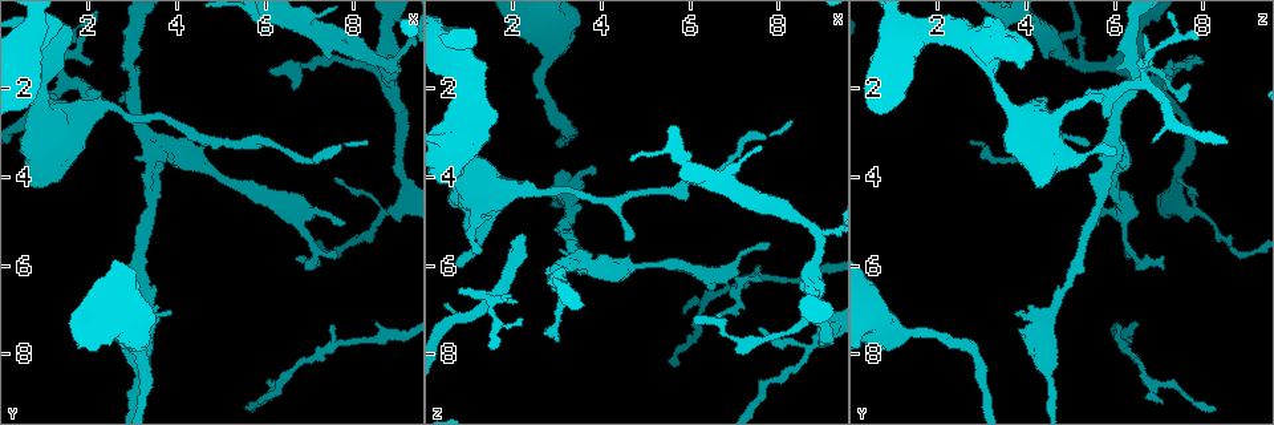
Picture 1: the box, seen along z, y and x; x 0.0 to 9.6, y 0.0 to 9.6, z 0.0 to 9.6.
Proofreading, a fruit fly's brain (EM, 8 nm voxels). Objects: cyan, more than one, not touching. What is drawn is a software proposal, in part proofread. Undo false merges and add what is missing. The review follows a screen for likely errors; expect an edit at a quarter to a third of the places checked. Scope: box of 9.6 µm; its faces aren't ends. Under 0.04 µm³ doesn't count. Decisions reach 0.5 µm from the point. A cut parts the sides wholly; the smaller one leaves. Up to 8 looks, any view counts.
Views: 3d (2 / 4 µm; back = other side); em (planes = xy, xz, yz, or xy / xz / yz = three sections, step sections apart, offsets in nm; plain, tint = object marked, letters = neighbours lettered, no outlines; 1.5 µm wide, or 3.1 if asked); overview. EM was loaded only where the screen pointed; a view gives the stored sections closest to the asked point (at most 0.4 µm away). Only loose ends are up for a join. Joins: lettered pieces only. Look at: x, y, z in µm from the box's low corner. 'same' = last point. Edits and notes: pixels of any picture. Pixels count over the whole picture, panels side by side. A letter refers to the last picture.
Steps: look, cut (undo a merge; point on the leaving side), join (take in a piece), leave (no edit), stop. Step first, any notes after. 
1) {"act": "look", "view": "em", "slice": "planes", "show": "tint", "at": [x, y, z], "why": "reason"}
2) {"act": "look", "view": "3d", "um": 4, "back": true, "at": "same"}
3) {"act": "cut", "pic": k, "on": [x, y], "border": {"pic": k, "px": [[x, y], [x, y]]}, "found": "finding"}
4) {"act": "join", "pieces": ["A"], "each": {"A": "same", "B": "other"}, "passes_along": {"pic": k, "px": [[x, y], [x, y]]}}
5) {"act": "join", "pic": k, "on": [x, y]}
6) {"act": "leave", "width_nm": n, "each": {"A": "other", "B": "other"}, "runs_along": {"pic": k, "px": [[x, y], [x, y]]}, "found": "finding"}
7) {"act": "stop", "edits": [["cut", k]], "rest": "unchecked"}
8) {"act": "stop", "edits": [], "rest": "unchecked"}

{"act": "look", "view": "3d", "um": 2, "at": [3.85, 7.05, 3.75], "why": "an open end"}

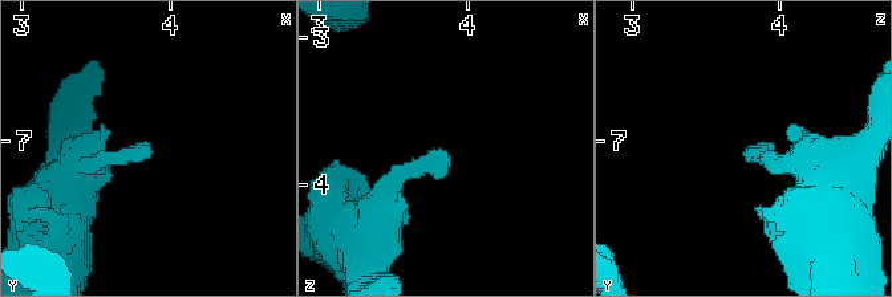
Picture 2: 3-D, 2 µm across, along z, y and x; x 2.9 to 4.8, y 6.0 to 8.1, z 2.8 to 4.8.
{"act": "look", "view": "em", "slice": "planes", "show": "letters", "at": [3.86, 7.10, 3.76]}

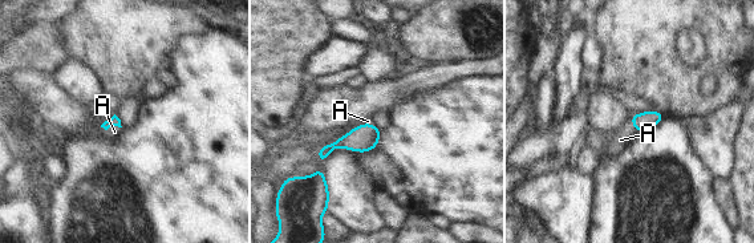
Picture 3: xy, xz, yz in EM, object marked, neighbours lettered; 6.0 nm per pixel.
{"act": "join", "pieces": ["A"], "each": {"A": "same"}, "passes_along": {"pic": 3, "px": [[114, 121], [110, 126], [114, 132]]}, "found": "the cell continues"}

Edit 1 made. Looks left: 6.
{"act": "look", "view": "3d", "um": 4, "at": [7.55, 7.30, 6.05], "why": "tapers out"}

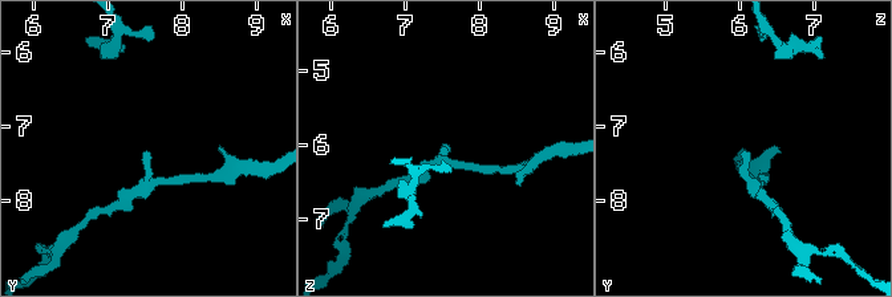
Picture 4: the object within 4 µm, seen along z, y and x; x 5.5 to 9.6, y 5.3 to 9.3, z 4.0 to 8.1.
{"act": "look", "view": "em", "slice": "xy", "step": 8, "show": "letters", "at": [7.50, 7.35, 6.10]}

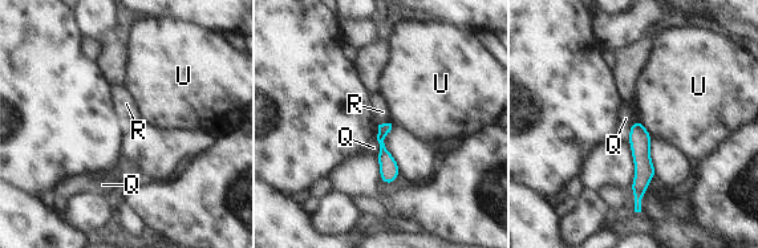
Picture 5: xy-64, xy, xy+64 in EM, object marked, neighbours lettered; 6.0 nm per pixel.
{"act": "leave", "each": {"Q": "other", "R": "other", "U": "other"}, "border": {"pic": 5, "px": [[635, 121], [629, 127], [628, 143]]}, "found": "no lettered piece goes on from it"}

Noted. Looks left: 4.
{"act": "look", "view": "em", "slice": "planes", "show": "letters", "at": [5.90, 9.15, 7.15], "why": "tapers out"}

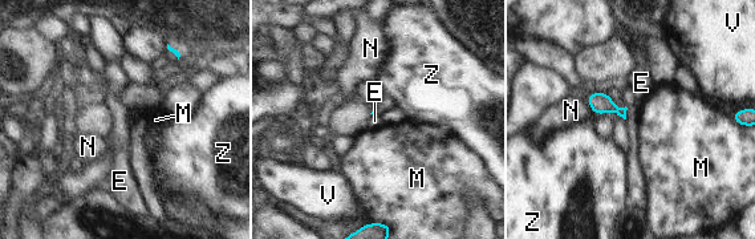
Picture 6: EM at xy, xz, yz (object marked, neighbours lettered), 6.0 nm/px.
{"act": "leave", "each": {"E": "other", "M": "other", "N": "other", "V": "other", "Z": "other"}, "border": {"pic": 6, "px": [[628, 108], [625, 120]]}, "found": "no lettered piece goes on from it"}

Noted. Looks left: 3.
{"act": "stop", "edits": [["join", 3]], "rest": "unchecked"}

